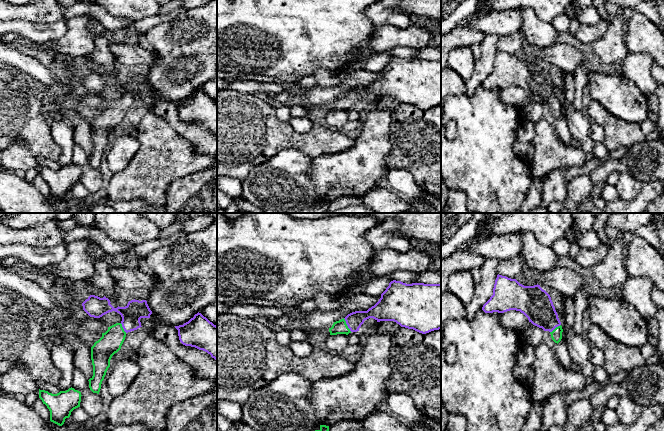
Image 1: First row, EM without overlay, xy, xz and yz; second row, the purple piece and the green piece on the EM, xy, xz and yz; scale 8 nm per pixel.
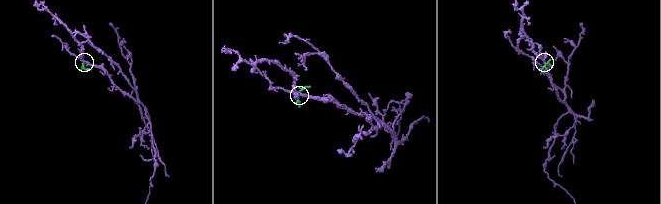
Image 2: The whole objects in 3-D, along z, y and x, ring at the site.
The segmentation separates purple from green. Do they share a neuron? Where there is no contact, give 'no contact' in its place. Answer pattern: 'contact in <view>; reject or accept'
contact in xz; accept

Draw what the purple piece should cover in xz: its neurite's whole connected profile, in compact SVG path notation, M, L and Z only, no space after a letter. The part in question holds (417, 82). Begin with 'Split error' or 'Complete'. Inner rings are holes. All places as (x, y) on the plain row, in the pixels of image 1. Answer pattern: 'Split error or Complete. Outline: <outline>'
Split error. Outline: M393 56L381 70L379 77L367 87L355 87L333 99L330 111L346 110L359 107L365 96L373 94L377 98L394 97L401 103L426 110L441 105L441 60L412 59L406 60Z

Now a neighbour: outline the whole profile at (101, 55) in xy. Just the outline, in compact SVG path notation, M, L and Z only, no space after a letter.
M89 16L92 17L89 29L95 35L95 48L85 57L87 60L102 66L104 72L110 78L114 78L118 73L115 67L115 57L110 51L110 43L102 36L106 29L94 16Z

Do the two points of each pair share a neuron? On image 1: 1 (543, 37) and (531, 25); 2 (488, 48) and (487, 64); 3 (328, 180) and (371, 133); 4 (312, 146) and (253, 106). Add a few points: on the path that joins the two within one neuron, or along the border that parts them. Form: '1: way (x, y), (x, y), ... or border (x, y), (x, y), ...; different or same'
1: way (540, 34), (534, 28); same
2: way (487, 52), (487, 60); same
3: way (340, 169), (364, 145); same
4: way (297, 140), (283, 136), (268, 121); same

